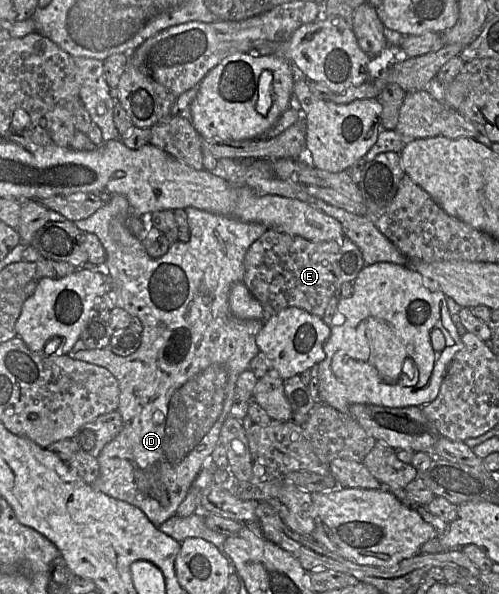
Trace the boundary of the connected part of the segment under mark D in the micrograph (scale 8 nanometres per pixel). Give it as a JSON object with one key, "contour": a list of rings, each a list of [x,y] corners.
{"contour":[[[111,195],[110,200],[91,216],[86,219],[74,221],[75,226],[84,233],[96,235],[106,252],[106,261],[104,264],[95,265],[86,262],[75,270],[83,268],[91,272],[109,275],[113,280],[113,288],[106,294],[110,299],[110,302],[114,307],[121,308],[131,316],[137,317],[141,321],[142,332],[140,333],[140,346],[134,353],[128,356],[116,355],[108,347],[103,349],[84,349],[75,353],[70,352],[68,355],[76,360],[104,367],[115,377],[119,385],[119,405],[117,411],[122,417],[123,427],[119,434],[103,448],[98,456],[97,460],[100,465],[100,473],[95,482],[90,486],[109,497],[124,501],[139,508],[154,526],[179,543],[191,537],[202,538],[213,543],[228,559],[230,564],[230,573],[232,574],[236,573],[235,567],[231,563],[231,559],[224,552],[224,542],[227,536],[214,532],[206,526],[204,512],[197,512],[188,517],[179,517],[176,515],[176,511],[181,502],[184,500],[195,477],[201,470],[204,463],[207,463],[207,461],[210,460],[211,453],[213,452],[215,446],[219,443],[222,425],[225,419],[229,416],[232,403],[235,399],[235,386],[238,376],[249,369],[250,361],[260,351],[256,344],[256,335],[262,329],[265,320],[245,320],[235,317],[230,311],[228,298],[231,287],[235,283],[243,282],[244,258],[249,247],[263,235],[267,228],[259,223],[242,222],[231,217],[216,215],[193,207],[188,207],[184,209],[184,211],[188,221],[188,230],[190,233],[189,241],[177,241],[170,244],[168,251],[162,257],[157,259],[153,259],[147,254],[142,242],[126,227],[126,220],[130,216],[134,215],[126,197],[123,195]]]}

